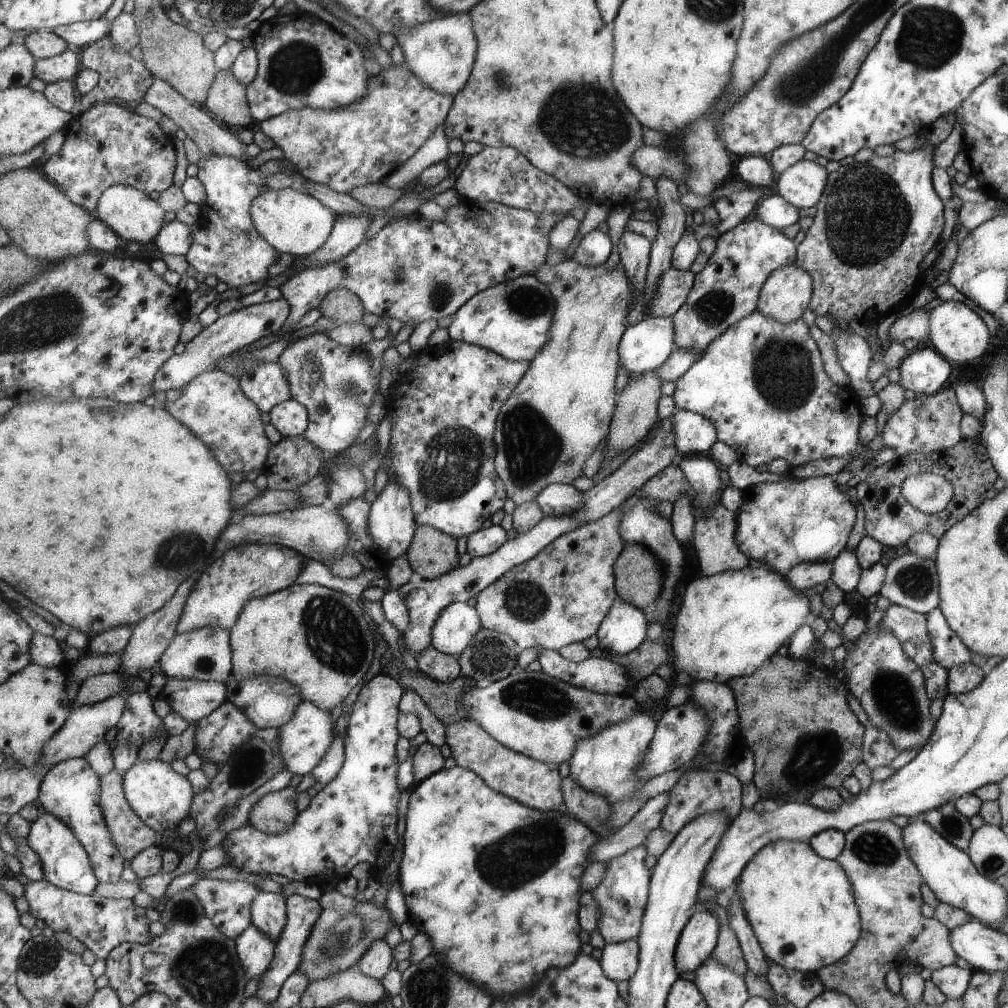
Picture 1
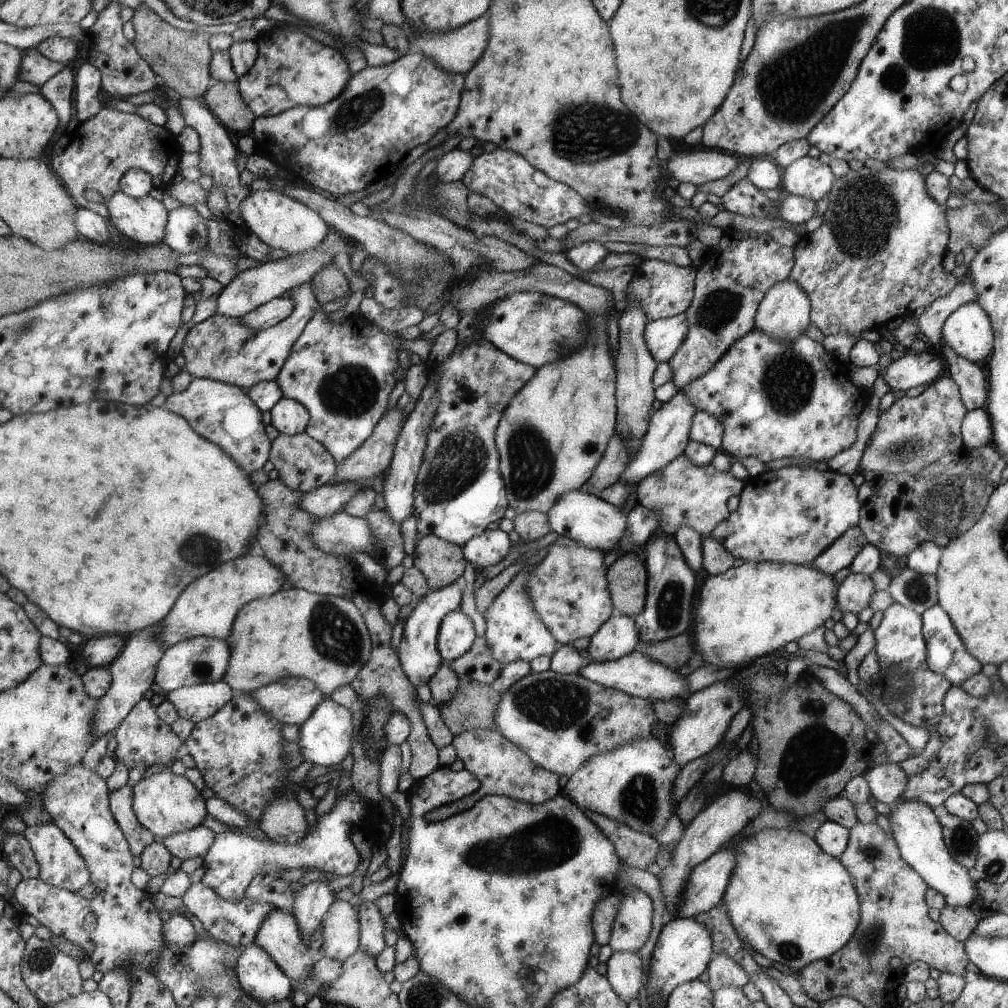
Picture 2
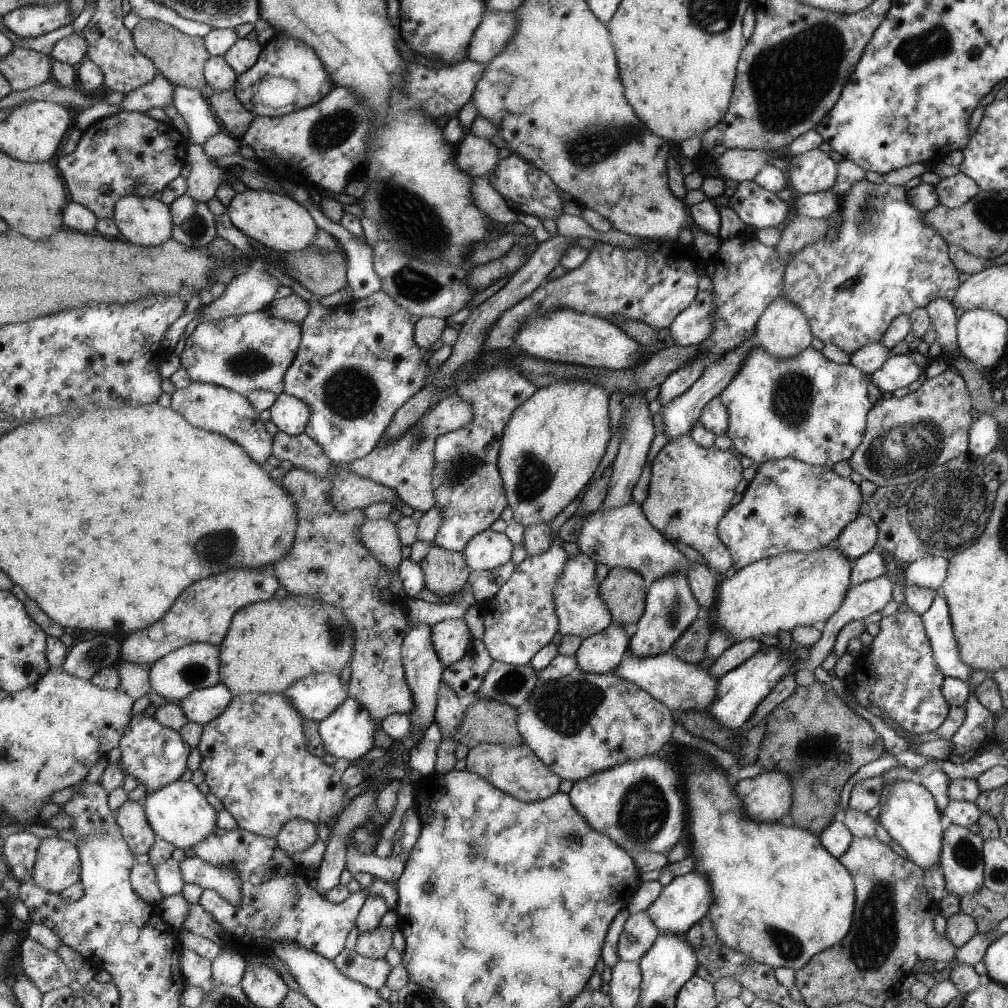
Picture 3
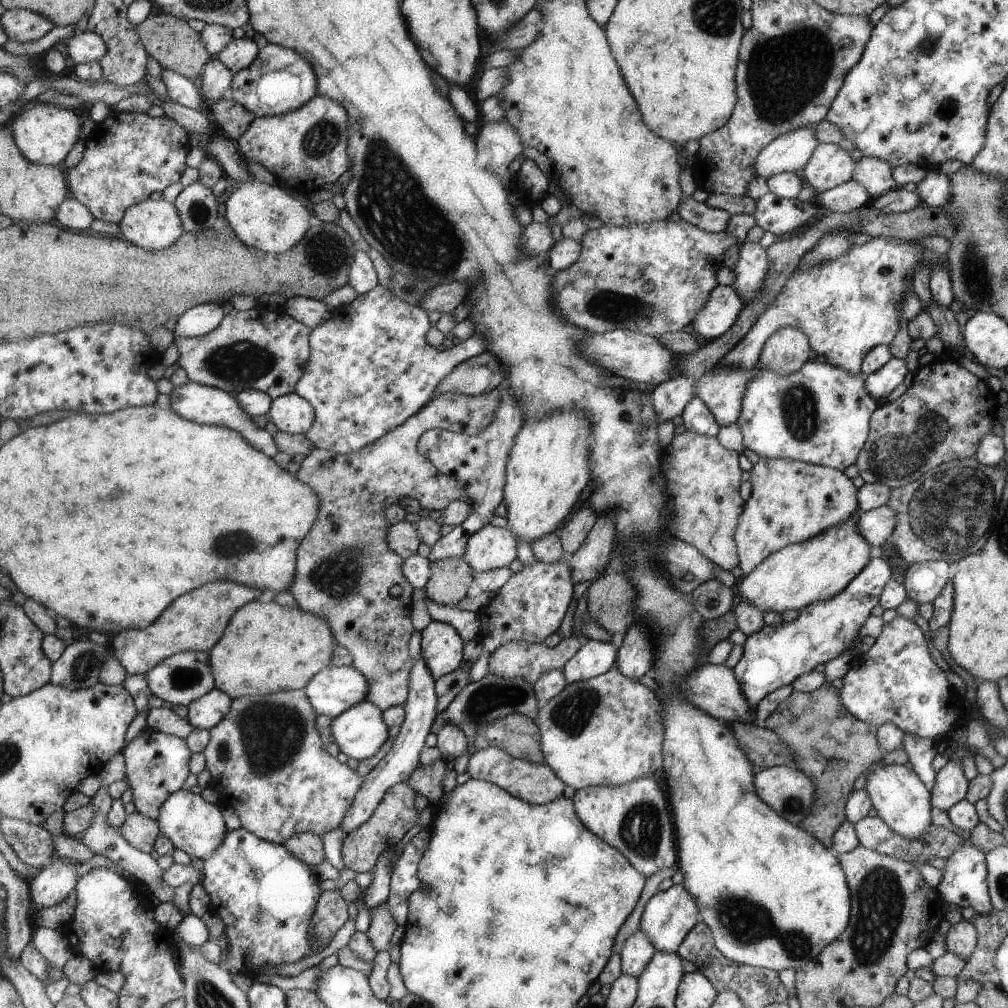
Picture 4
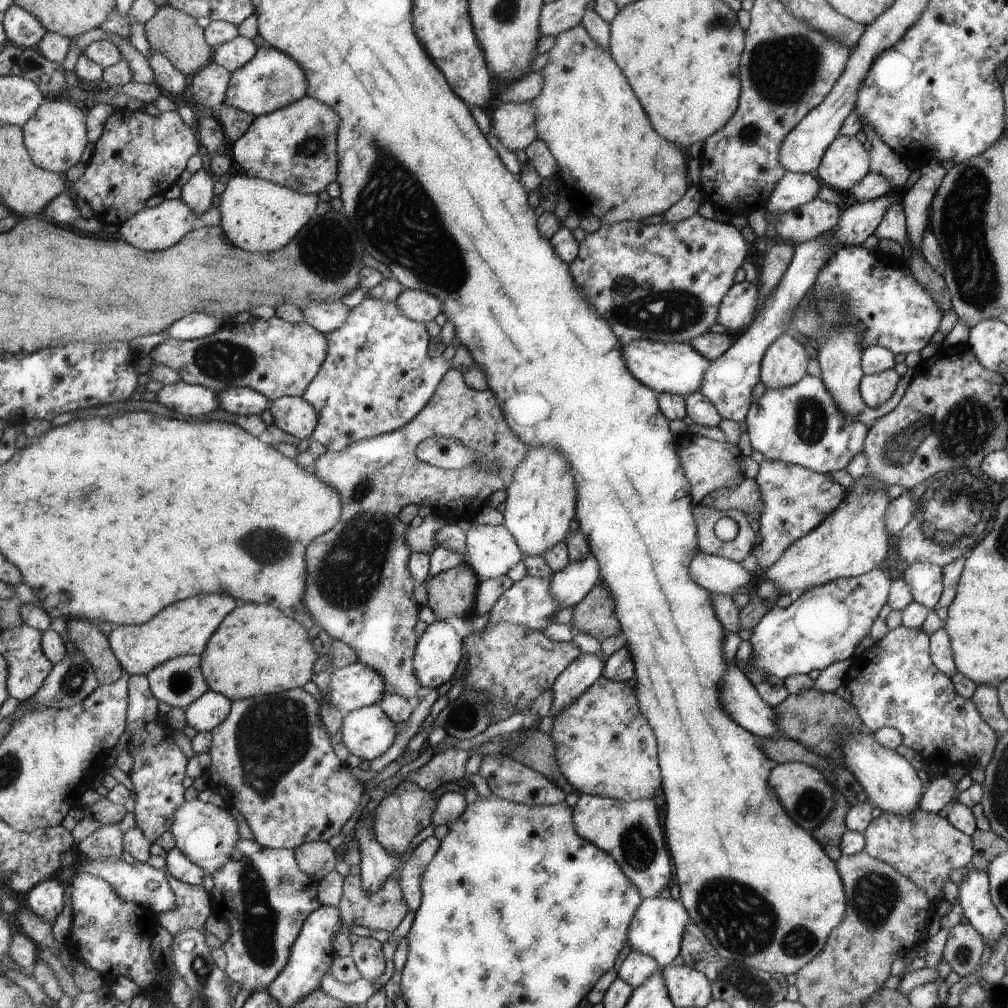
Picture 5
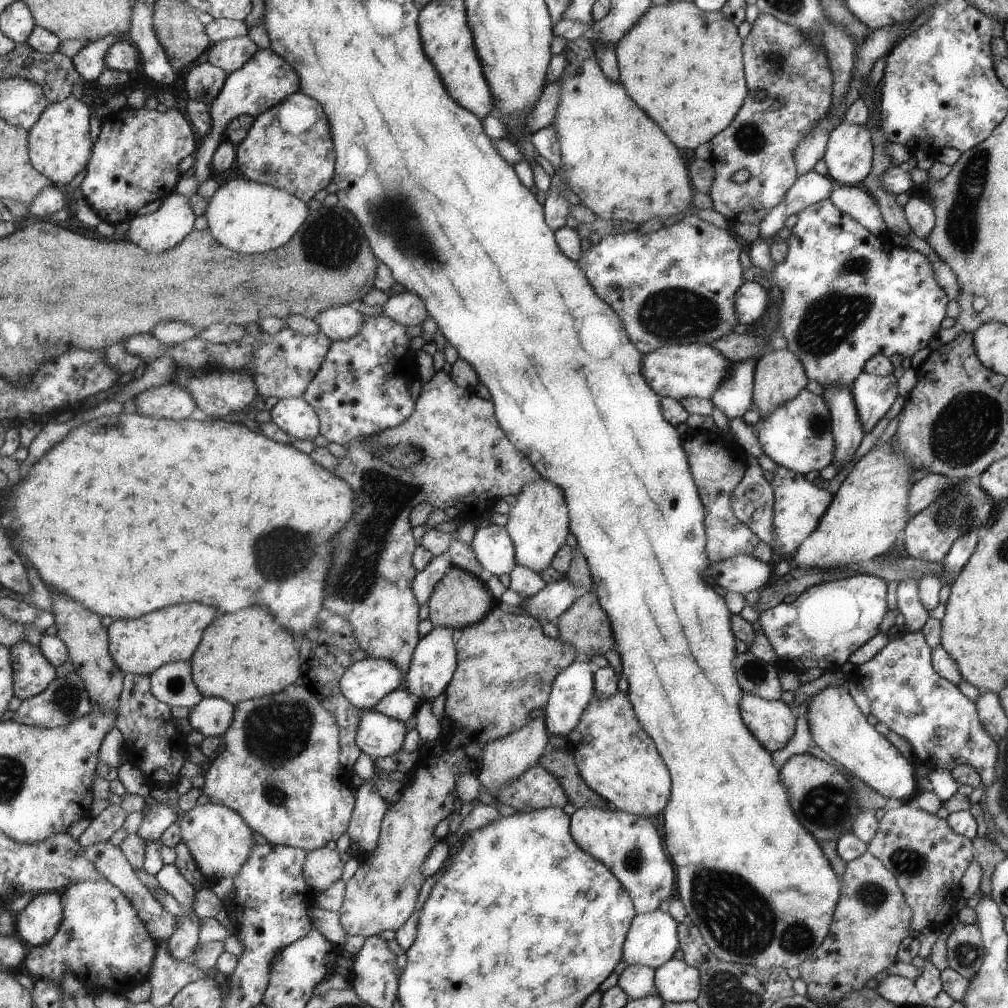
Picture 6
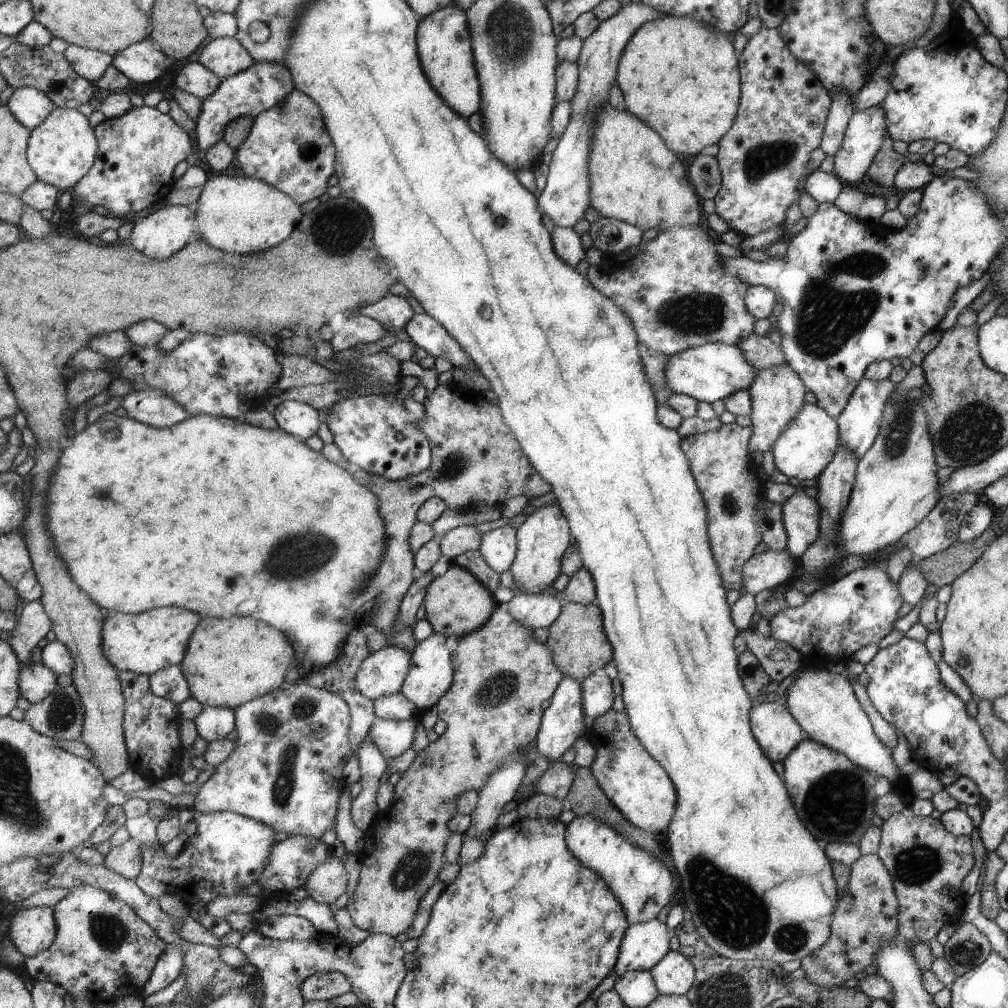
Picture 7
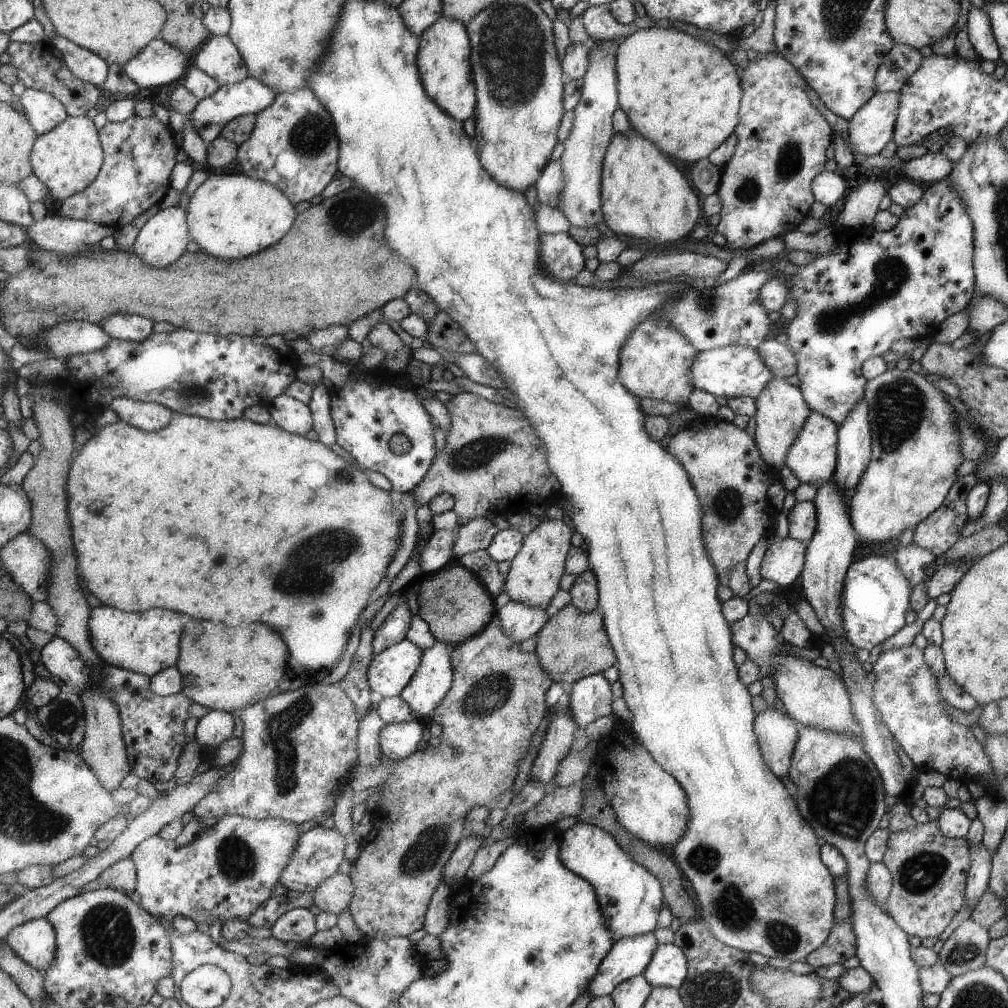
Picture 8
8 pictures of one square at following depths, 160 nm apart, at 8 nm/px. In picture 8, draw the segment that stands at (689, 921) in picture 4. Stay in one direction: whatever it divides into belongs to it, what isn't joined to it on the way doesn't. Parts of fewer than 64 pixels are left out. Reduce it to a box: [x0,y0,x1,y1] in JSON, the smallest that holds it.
[588,932,656,998]

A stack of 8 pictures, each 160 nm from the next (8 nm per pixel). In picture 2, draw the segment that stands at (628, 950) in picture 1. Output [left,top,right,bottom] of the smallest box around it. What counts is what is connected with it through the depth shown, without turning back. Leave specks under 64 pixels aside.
[606,952,643,1003]

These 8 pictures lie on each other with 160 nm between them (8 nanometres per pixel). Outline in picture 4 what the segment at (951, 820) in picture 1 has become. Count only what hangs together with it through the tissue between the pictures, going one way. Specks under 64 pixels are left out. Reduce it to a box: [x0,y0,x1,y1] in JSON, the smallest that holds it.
[937,843,992,915]

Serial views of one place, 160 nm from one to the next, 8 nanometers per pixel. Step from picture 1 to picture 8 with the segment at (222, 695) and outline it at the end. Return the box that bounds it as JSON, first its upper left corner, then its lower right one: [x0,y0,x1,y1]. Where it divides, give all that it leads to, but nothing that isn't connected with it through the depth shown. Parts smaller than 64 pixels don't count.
[192,711,235,767]

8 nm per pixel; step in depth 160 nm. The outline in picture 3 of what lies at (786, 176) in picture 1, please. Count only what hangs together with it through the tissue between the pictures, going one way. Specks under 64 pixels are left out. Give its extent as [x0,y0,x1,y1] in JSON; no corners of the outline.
[788,149,836,195]

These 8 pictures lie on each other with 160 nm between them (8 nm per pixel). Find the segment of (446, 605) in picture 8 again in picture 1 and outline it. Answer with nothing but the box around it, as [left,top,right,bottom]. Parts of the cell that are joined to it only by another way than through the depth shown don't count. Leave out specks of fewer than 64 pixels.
[406,525,461,579]

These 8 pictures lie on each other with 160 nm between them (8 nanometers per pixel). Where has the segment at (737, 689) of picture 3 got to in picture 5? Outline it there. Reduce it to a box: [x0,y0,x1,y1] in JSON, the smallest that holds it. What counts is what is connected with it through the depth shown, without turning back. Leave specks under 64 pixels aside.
[748,566,890,680]

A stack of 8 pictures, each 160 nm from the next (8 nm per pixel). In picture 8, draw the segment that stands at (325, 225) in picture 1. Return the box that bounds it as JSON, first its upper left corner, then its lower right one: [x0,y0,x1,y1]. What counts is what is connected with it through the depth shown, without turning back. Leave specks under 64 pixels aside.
[185,173,298,260]

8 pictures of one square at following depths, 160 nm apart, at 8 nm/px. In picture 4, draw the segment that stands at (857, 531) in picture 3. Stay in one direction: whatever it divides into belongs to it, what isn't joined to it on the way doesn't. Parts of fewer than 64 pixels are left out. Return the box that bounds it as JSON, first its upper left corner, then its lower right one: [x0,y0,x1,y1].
[858,504,896,548]

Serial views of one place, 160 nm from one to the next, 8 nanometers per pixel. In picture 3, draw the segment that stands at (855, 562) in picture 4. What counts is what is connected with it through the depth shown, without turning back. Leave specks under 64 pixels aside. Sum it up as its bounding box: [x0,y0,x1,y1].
[709,545,852,644]

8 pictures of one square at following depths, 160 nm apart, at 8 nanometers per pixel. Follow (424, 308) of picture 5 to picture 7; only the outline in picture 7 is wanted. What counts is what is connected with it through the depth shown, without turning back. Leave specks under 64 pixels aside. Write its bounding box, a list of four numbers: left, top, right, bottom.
[361,294,418,330]

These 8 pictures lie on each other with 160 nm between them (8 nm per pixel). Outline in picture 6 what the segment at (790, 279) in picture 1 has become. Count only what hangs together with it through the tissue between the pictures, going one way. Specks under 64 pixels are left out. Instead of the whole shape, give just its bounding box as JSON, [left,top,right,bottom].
[752,348,805,419]

